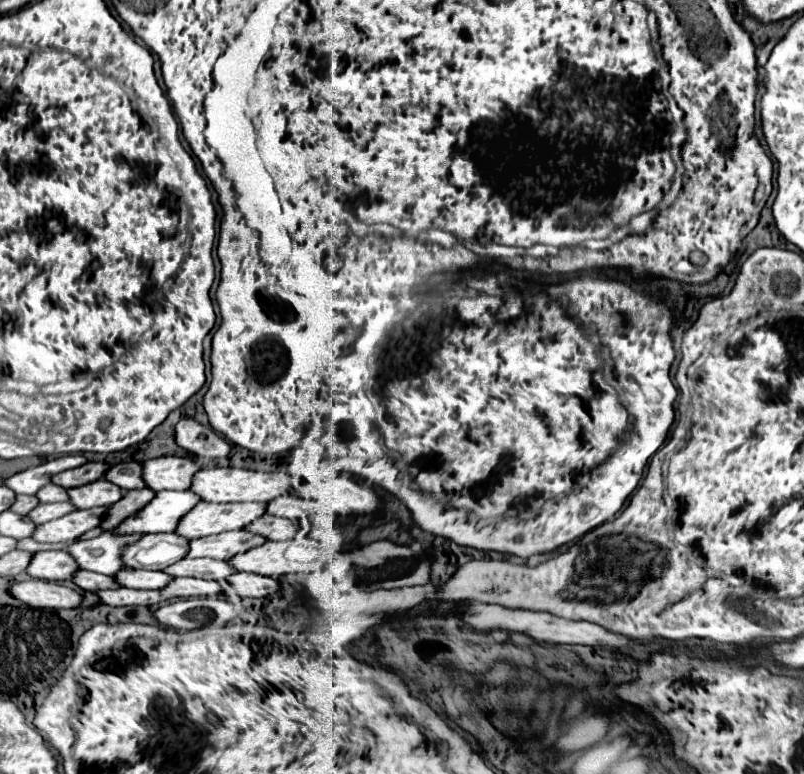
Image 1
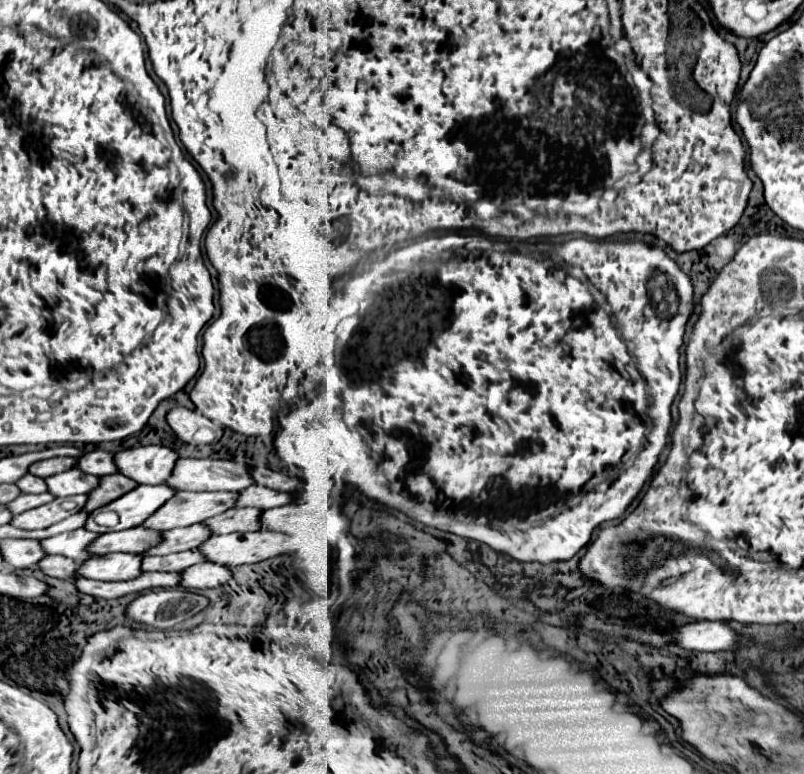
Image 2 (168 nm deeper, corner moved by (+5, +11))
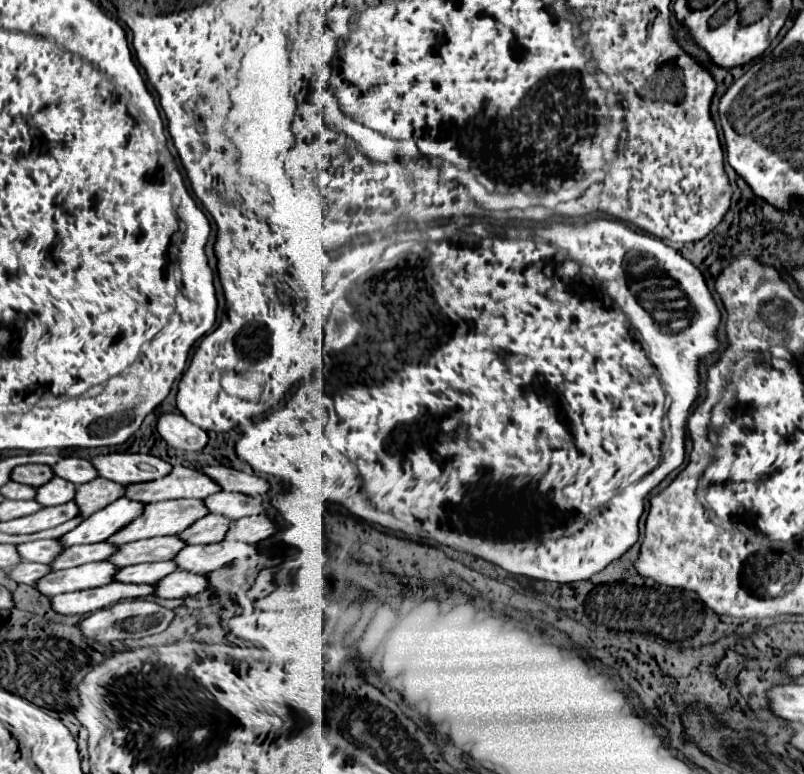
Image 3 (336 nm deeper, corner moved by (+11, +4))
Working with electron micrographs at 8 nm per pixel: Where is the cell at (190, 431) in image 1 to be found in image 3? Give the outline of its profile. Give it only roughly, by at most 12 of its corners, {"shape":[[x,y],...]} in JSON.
{"shape":[[164,413],[158,433],[170,447],[198,451],[206,431],[184,415]]}

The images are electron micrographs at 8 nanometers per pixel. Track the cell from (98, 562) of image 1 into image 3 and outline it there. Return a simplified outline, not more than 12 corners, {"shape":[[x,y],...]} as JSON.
{"shape":[[56,539],[16,547],[22,561],[50,563],[64,547]]}

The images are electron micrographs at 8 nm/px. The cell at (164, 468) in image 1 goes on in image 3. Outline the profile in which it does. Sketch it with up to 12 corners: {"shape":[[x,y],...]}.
{"shape":[[140,453],[90,459],[100,477],[120,485],[154,481],[172,465]]}

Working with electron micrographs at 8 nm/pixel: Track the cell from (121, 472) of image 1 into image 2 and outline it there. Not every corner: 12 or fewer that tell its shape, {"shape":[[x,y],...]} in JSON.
{"shape":[[94,450],[78,468],[98,478],[118,472],[114,454]]}

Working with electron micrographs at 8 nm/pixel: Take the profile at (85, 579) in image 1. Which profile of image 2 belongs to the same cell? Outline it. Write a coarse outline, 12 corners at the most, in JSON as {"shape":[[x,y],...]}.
{"shape":[[46,556],[38,566],[54,578],[78,578],[78,562]]}

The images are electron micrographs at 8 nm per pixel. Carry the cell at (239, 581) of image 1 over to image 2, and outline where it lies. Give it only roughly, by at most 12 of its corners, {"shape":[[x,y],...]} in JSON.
{"shape":[[214,562],[190,566],[184,588],[216,588],[234,578]]}

